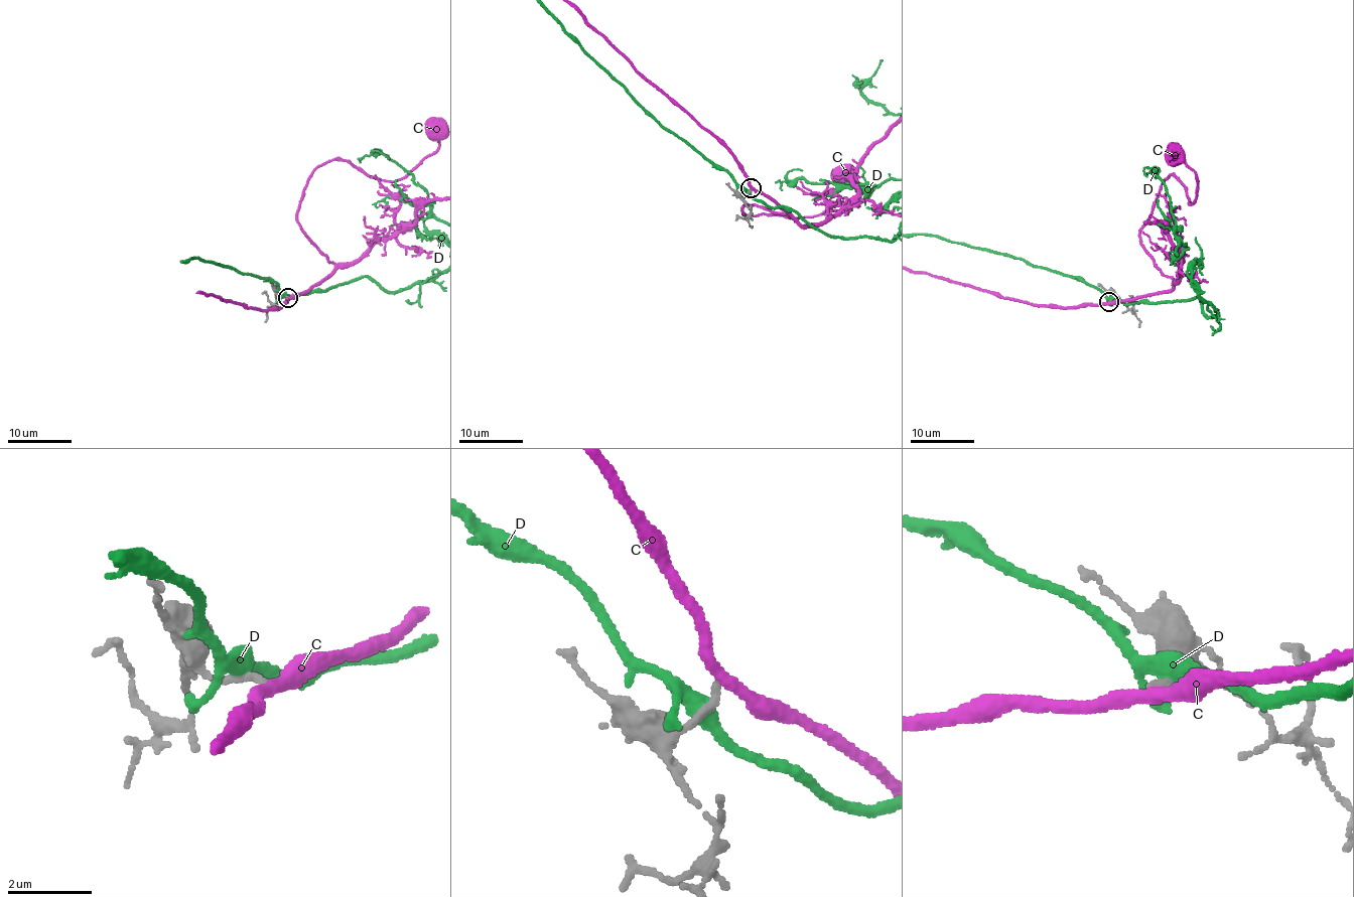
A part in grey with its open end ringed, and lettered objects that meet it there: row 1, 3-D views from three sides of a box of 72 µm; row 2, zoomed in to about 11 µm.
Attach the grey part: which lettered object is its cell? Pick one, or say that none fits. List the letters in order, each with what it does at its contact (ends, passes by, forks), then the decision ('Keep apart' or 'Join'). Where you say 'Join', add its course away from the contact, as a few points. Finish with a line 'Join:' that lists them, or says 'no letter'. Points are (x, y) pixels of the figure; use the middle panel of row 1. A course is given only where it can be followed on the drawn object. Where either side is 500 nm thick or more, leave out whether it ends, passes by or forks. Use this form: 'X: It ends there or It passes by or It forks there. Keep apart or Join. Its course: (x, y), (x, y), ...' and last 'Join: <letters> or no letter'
C: It passes by. Keep apart
D: It forks there. Keep apart
Join: no letter

